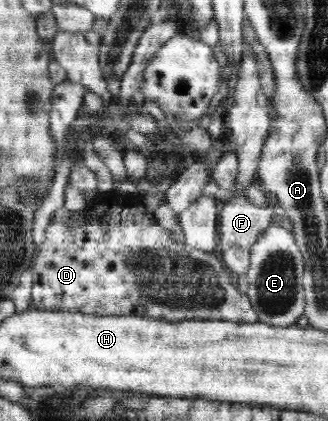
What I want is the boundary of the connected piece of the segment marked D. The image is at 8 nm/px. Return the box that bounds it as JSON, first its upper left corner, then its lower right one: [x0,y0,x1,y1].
[31,193,259,322]

